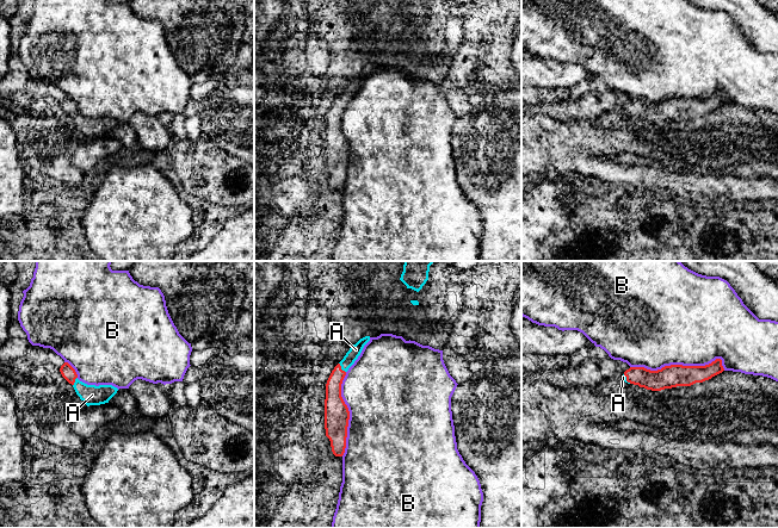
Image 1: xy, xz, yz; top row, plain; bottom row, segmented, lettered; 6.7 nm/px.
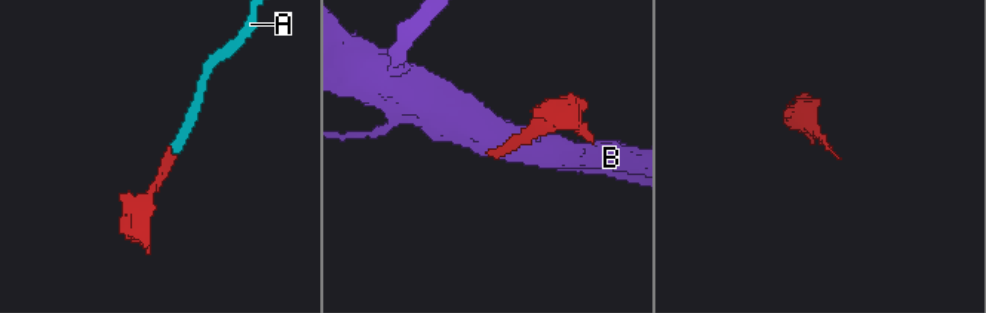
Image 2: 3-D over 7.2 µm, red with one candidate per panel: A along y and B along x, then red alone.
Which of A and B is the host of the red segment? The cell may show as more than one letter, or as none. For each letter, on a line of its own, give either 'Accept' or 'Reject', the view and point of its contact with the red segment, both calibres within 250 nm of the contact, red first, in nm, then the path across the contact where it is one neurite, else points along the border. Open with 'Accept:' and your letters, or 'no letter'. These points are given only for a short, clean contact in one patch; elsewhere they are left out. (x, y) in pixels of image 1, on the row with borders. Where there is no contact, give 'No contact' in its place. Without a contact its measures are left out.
Accept: A
A: Accept. Touches red at xz (340, 367). Thickness 130 nm (red) against 80 nm. Path across: xz (334, 403), (334, 380), (340, 367), (356, 349)
B: Reject. Touches red at yz (680, 365). Thickness 150 nm (red) against 500 nm

